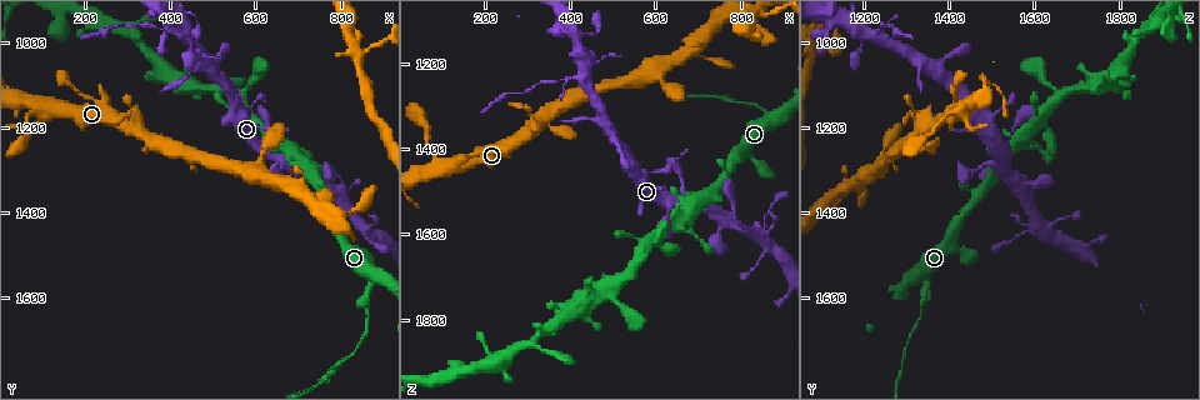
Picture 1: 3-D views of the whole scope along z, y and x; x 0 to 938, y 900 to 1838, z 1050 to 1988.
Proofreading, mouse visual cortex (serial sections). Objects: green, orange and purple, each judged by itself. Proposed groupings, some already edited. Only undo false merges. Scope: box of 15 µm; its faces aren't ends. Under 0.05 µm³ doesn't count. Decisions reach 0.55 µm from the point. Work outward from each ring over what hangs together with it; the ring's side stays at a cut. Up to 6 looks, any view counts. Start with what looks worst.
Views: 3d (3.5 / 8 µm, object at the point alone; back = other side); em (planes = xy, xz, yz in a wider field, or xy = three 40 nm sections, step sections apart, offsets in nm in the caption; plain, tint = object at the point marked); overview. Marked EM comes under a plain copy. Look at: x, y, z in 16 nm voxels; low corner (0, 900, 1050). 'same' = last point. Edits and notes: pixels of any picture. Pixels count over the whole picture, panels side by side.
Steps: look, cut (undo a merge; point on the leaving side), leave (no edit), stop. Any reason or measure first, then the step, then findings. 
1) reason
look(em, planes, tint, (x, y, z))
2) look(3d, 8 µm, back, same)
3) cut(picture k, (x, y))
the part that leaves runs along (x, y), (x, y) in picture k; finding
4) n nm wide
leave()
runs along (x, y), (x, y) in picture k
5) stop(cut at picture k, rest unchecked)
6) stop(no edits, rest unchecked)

narrows sharply
look(3d, 3.5 µm, (380, 975, 1240))

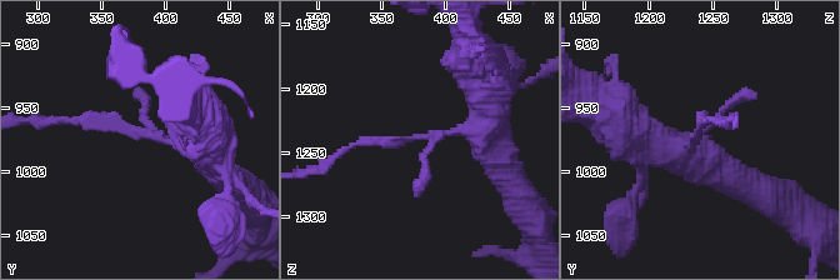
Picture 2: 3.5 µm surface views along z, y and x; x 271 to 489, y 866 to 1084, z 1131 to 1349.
now the EM
look(em, xy, step 2, tint, (380, 970, 1238))

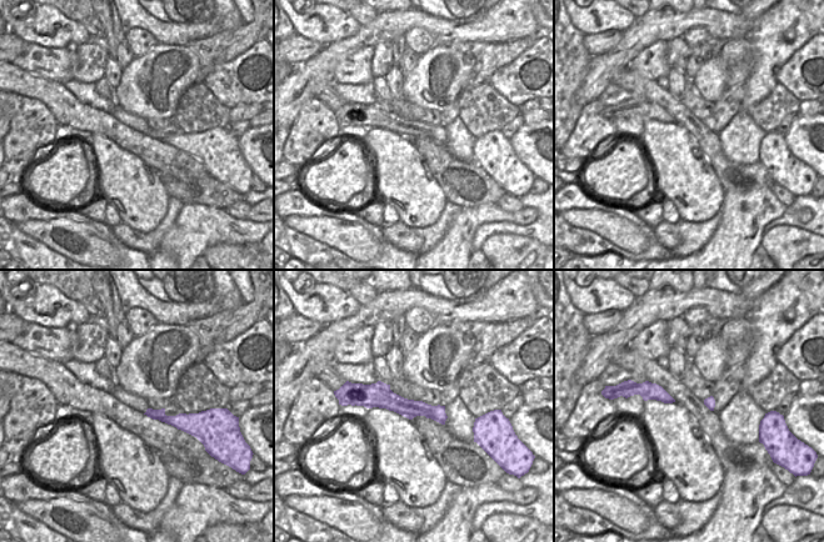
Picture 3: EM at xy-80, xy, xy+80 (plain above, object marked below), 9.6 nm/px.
cut(picture 2, (99, 126))
border along (413, 401), (423, 410), (424, 415) in picture 3; a second cell is stuck on

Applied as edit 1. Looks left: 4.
look(overview)

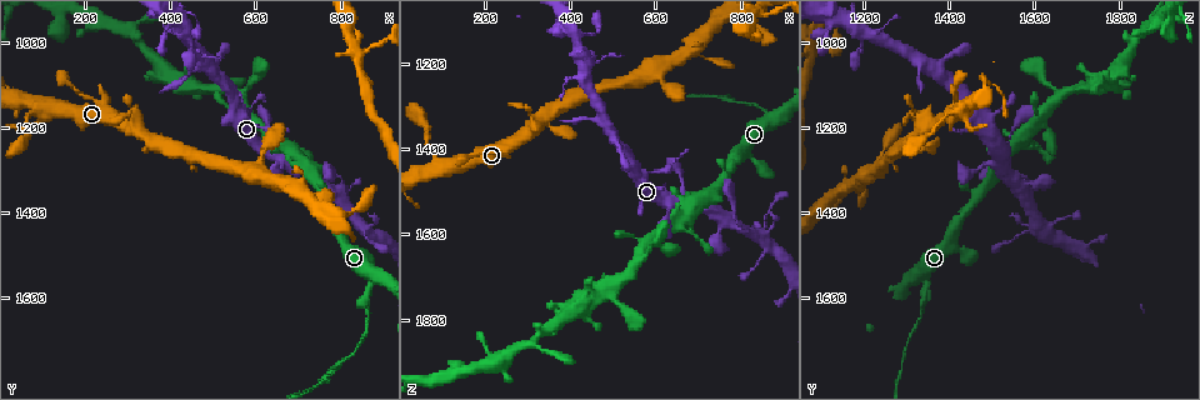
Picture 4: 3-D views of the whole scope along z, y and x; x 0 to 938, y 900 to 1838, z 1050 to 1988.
calibre changes
look(3d, 8 µm, back, (855, 1605, 1340))

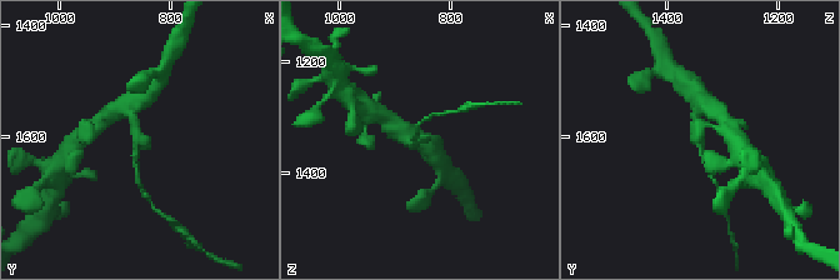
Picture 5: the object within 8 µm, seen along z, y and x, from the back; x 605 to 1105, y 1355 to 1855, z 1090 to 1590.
zoom in
look(3d, 3.5 µm, back, (860, 1600, 1345))

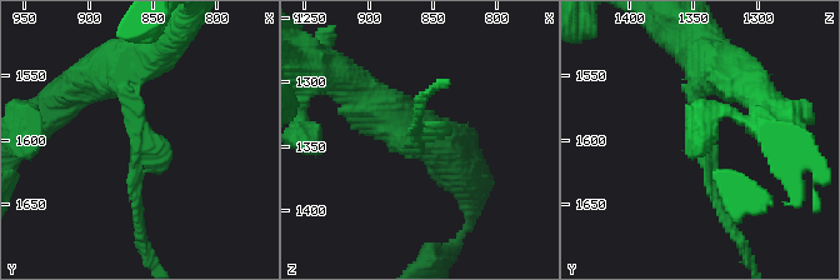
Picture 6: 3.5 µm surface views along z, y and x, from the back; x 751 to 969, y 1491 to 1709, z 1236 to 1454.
shape alone is not enough
look(em, planes, tint, (854, 1606, 1340))

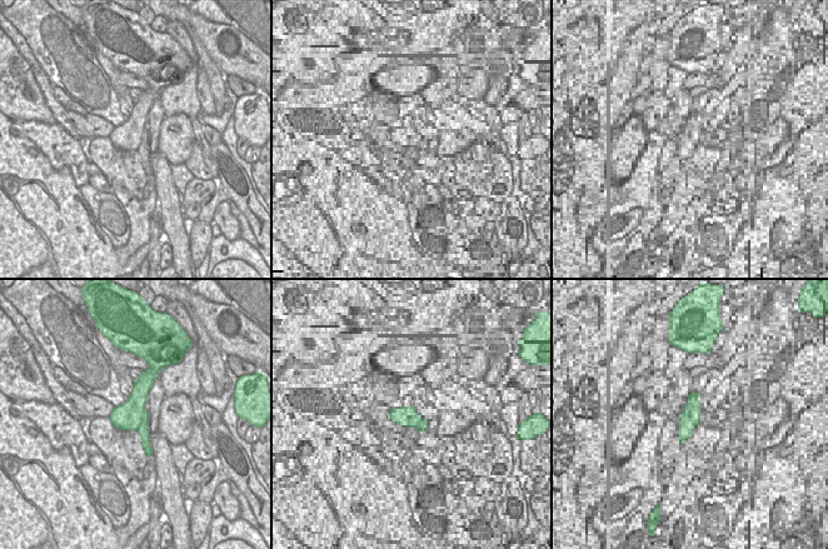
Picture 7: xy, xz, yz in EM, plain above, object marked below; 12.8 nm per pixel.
cut(picture 6, (139, 214))
the part that leaves runs along (140, 163), (136, 225), (148, 259) in picture 6; two cells meet here

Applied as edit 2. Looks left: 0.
stop(cut at picture 2, cut at picture 6, rest unchecked)

